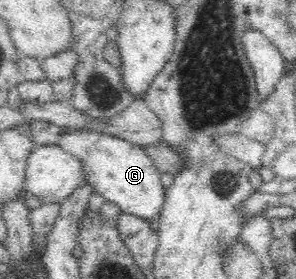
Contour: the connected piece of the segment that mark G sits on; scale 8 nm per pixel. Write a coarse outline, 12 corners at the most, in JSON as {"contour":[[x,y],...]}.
{"contour":[[62,129],[56,144],[81,162],[94,193],[154,223],[161,173],[113,135]]}

